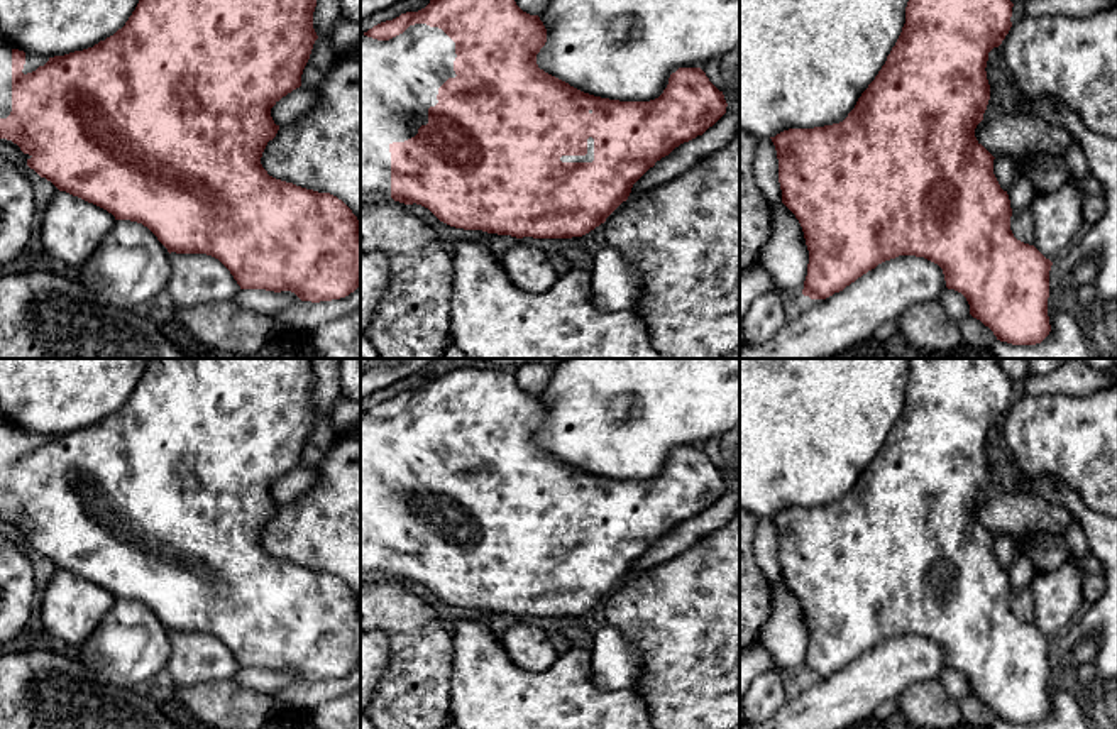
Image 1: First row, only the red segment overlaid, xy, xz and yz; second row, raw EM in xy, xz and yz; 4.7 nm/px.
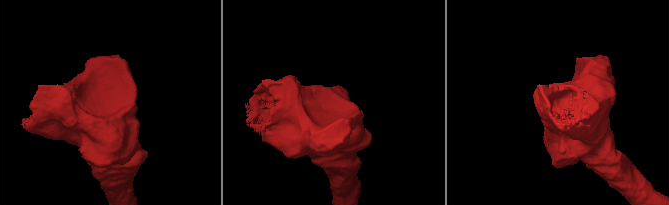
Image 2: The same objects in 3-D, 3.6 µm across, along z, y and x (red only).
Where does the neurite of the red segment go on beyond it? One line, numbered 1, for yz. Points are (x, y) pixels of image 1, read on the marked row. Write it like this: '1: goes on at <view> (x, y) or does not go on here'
1: does not go on here

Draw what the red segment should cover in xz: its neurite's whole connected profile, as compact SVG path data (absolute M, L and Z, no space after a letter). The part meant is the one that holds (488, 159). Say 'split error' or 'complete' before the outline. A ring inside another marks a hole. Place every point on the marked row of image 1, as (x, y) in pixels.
split error | M430 0L418 12L406 12L360 34L360 193L382 193L404 205L421 205L440 222L464 230L511 235L516 238L582 237L606 222L628 200L633 184L684 142L702 135L726 113L726 100L701 68L679 68L663 93L650 101L619 101L584 93L545 73L536 54L547 42L538 15L523 12L514 0Z

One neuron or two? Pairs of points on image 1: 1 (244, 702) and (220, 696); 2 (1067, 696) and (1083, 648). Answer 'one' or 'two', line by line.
1: one
2: one

